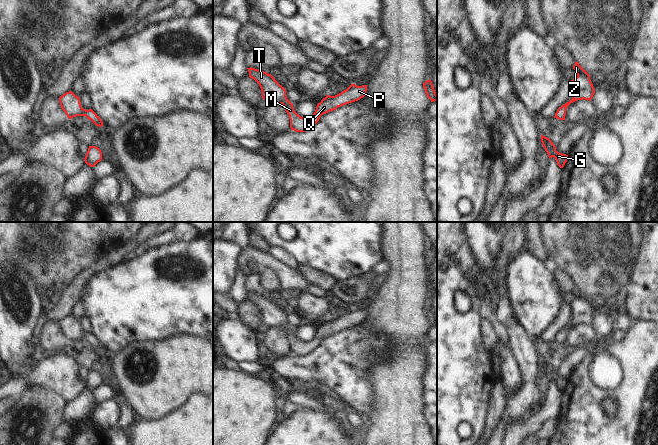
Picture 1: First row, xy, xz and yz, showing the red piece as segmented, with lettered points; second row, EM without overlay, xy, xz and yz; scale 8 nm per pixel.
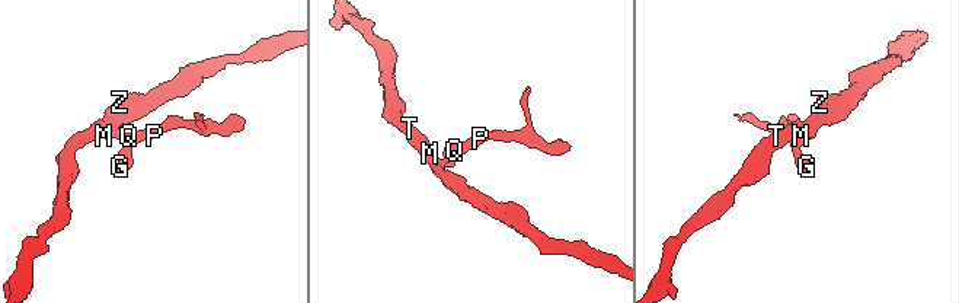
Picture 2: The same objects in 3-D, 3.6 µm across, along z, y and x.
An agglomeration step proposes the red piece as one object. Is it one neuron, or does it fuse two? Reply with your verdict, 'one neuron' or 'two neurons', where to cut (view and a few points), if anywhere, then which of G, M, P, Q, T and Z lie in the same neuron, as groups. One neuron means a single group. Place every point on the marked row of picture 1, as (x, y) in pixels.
one neuron | no cut | G M P Q T Z

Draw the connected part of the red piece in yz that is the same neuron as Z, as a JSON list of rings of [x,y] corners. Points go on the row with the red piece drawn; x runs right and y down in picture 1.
[[[576,61],[573,69],[577,74],[577,77],[571,80],[573,83],[573,98],[558,108],[554,118],[559,120],[565,120],[566,109],[571,103],[583,99],[591,101],[595,93],[593,84],[590,80],[590,75],[586,70],[584,70]]]

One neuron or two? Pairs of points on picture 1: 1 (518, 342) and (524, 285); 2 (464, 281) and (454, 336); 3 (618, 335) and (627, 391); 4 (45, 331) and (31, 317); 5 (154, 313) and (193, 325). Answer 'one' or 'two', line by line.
1: two
2: one
3: two
4: two
5: one

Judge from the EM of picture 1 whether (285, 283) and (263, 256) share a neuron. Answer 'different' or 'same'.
same

